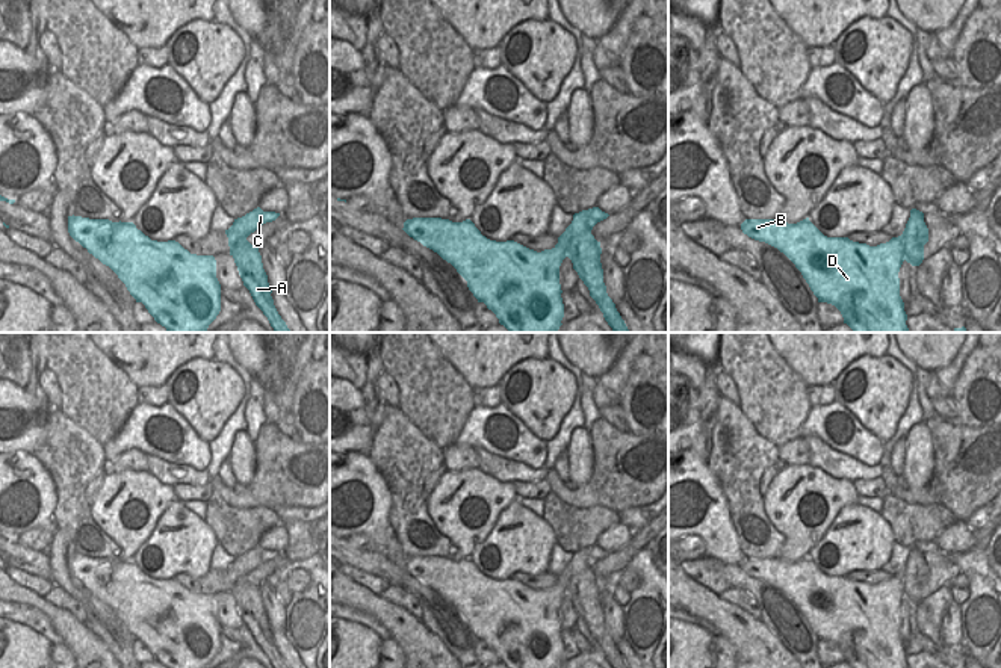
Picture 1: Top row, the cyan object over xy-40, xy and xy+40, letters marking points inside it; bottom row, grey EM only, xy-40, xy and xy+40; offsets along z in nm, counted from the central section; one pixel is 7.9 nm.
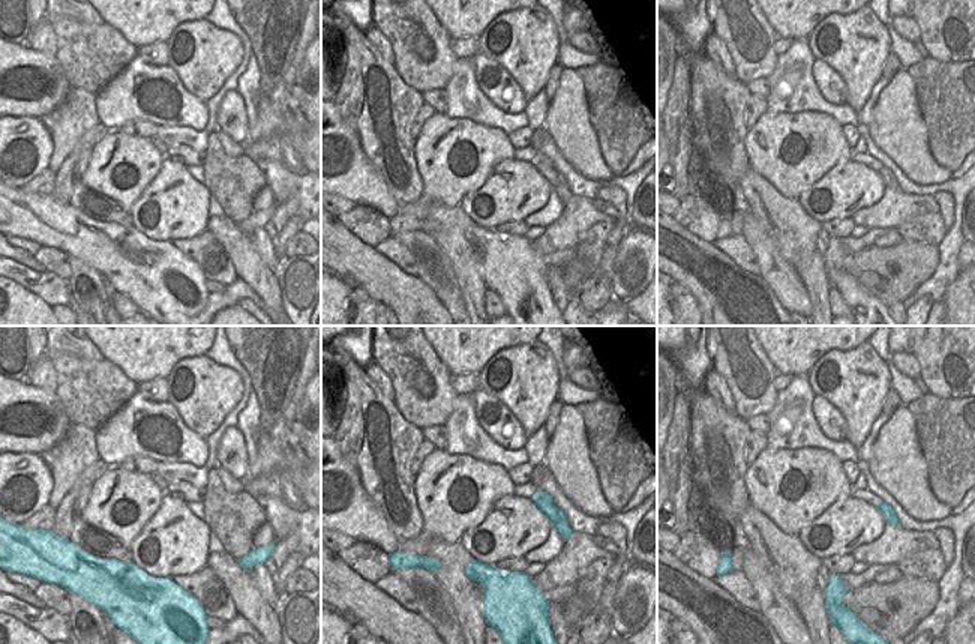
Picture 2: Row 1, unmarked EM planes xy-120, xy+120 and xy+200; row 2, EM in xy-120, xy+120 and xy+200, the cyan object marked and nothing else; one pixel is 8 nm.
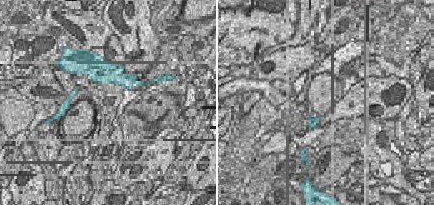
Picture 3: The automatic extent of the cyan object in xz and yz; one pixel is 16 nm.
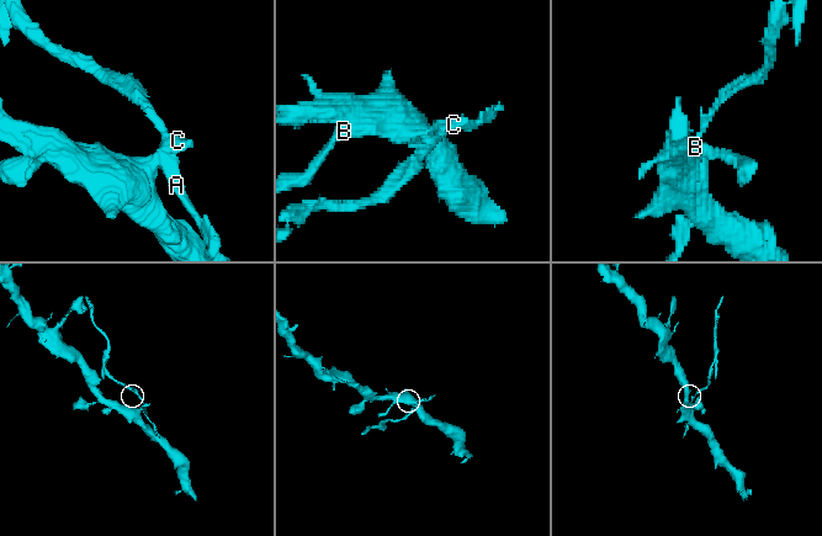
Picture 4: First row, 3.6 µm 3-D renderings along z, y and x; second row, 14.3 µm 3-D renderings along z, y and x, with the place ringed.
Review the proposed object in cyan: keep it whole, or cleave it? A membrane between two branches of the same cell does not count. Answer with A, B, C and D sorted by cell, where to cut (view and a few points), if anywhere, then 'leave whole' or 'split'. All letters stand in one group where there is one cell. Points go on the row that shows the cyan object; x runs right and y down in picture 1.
A C / B D; cut in xy+40 along (897, 238), (906, 259); split

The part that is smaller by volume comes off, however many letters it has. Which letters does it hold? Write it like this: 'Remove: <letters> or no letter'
Remove: A, C

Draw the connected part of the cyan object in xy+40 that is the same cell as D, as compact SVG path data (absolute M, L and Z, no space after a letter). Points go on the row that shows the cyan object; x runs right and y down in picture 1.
M809 218L788 224L782 219L745 219L741 230L783 252L801 272L818 302L835 305L853 332L907 332L907 314L900 296L898 272L906 260L898 237L869 246L848 237L824 236Z

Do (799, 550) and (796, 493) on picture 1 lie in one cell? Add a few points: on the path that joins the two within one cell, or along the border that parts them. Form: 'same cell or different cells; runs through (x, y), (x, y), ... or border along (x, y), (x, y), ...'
same cell; runs through (799, 537), (796, 507)

